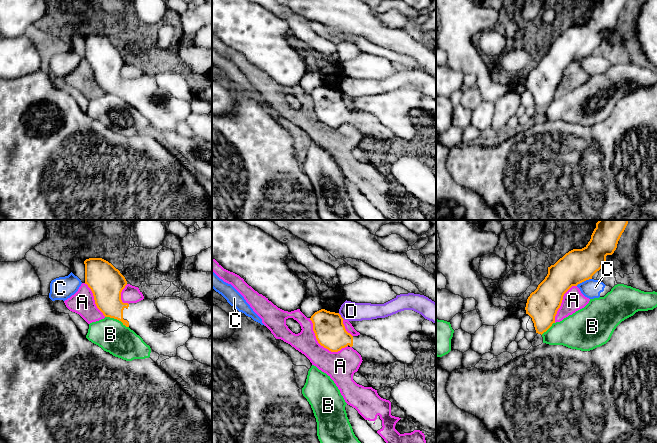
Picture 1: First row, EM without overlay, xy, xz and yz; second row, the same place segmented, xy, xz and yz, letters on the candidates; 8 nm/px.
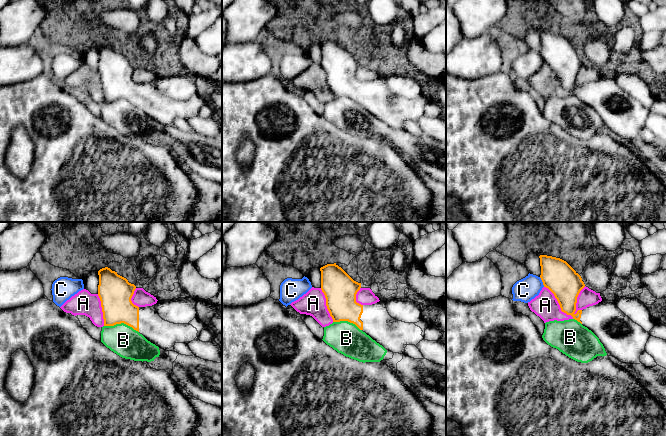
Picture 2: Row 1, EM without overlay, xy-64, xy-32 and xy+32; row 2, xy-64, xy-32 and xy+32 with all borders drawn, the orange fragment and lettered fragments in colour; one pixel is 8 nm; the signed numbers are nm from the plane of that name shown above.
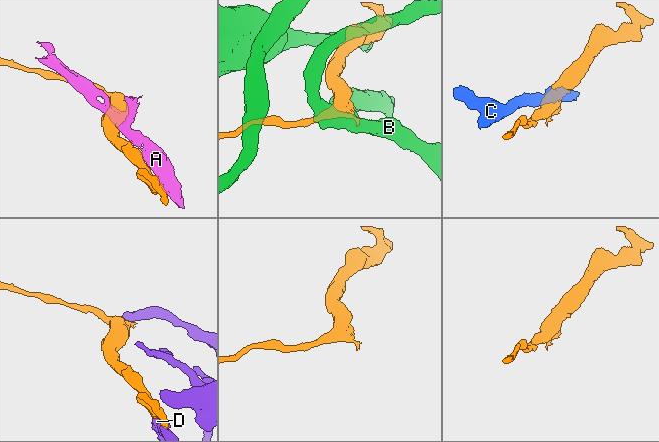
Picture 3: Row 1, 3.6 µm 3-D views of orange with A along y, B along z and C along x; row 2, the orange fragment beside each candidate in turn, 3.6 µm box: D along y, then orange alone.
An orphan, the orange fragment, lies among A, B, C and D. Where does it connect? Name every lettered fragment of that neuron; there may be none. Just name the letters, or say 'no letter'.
no letter

